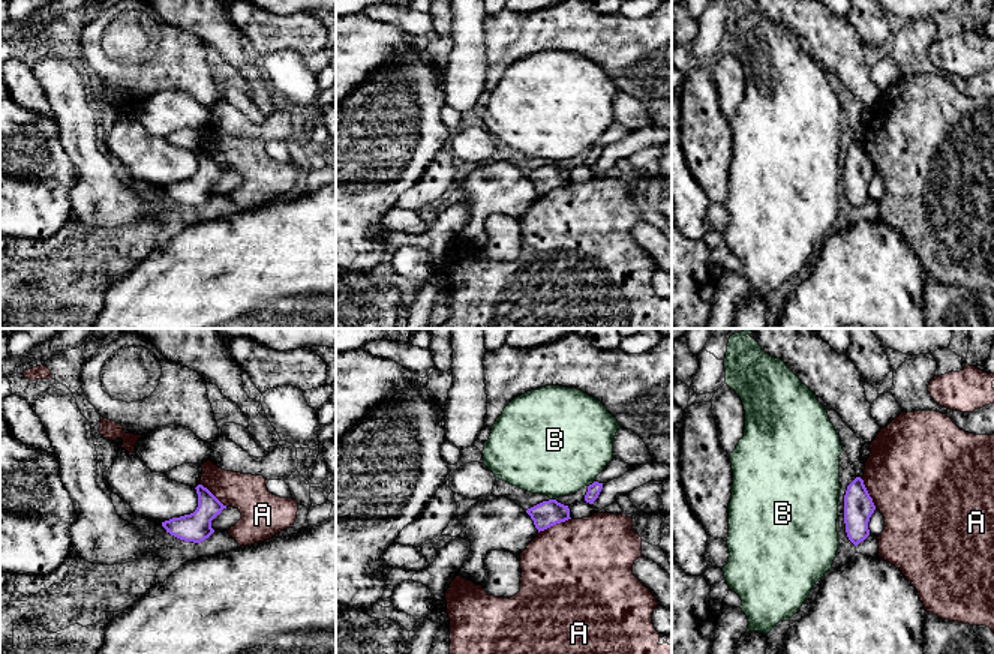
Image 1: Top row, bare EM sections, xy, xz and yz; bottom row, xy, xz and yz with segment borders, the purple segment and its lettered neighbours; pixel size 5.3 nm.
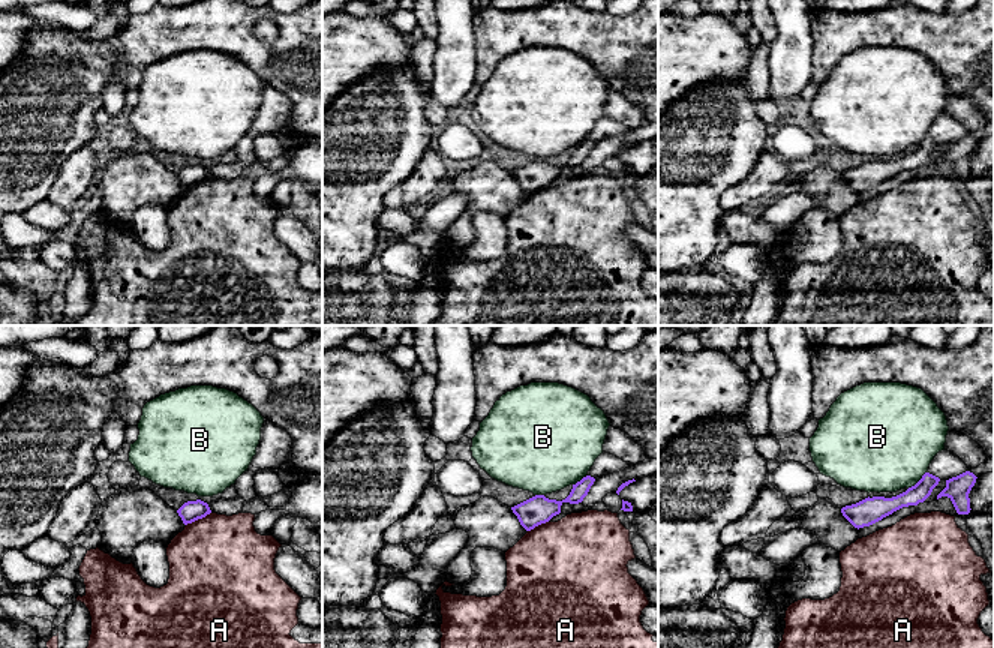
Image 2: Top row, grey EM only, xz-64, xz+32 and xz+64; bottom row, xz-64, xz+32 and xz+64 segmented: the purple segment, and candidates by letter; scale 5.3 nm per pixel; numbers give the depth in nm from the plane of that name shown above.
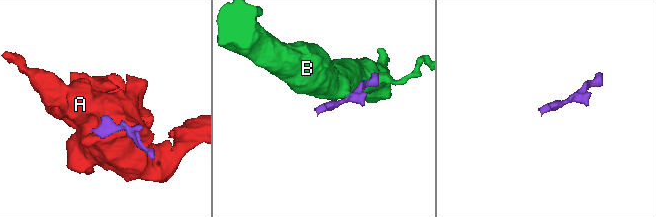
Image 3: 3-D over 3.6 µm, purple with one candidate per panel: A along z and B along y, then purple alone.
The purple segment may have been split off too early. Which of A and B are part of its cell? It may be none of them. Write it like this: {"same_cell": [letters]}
{"same_cell": []}

